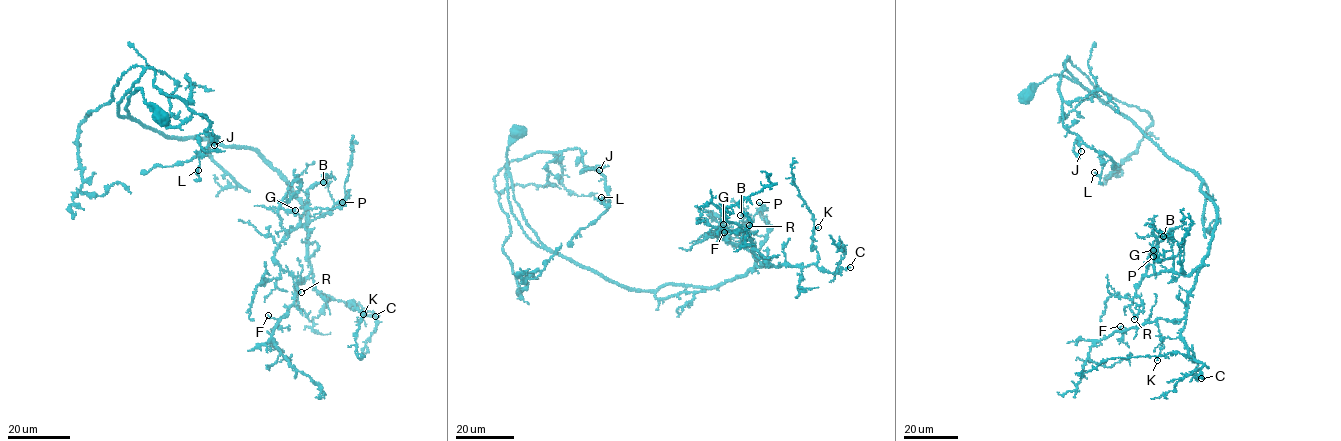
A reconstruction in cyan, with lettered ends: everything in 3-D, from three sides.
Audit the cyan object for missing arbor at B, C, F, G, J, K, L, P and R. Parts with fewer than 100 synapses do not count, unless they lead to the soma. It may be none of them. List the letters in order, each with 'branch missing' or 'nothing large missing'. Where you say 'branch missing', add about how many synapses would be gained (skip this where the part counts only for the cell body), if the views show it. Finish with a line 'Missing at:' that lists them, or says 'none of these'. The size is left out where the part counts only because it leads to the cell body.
B: nothing large missing
C: nothing large missing
F: nothing large missing
G: nothing large missing
J: nothing large missing
K: nothing large missing
L: nothing large missing
P: nothing large missing
R: nothing large missing
Missing at: none of these

